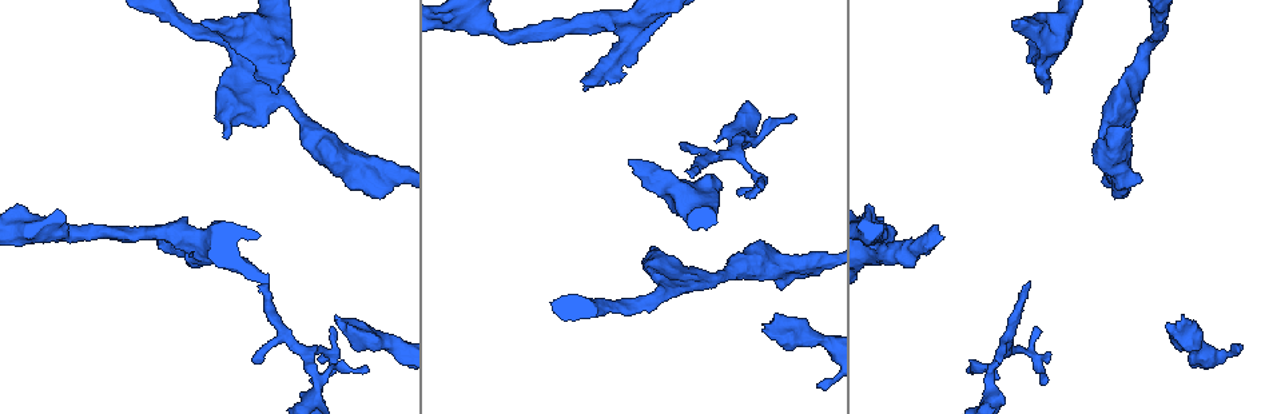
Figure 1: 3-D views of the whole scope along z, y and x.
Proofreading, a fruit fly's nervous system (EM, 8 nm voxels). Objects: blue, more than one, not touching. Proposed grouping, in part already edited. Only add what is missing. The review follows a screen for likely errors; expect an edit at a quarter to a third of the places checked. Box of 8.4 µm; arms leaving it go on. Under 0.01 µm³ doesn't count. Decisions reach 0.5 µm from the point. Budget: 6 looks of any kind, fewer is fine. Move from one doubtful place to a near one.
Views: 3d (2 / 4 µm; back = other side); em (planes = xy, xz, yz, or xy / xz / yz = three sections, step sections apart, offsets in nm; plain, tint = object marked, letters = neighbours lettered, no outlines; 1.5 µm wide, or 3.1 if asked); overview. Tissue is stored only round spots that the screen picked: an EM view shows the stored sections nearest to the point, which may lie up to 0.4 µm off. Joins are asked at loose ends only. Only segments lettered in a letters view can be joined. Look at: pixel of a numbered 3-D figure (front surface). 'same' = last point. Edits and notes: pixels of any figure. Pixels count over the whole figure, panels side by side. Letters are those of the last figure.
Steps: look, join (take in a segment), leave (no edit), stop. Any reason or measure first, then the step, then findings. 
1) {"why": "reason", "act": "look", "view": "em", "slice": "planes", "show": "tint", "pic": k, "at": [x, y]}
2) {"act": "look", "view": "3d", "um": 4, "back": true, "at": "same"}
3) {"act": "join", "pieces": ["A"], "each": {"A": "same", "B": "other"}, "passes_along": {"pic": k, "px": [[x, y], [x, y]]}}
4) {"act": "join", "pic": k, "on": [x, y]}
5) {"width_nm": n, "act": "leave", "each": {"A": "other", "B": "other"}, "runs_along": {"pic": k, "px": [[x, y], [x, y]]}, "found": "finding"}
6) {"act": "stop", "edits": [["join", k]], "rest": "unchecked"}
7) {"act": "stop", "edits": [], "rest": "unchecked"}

{"why": "tapers out", "act": "look", "view": "em", "slice": "planes", "show": "tint", "pic": 1, "at": [1030, 281]}

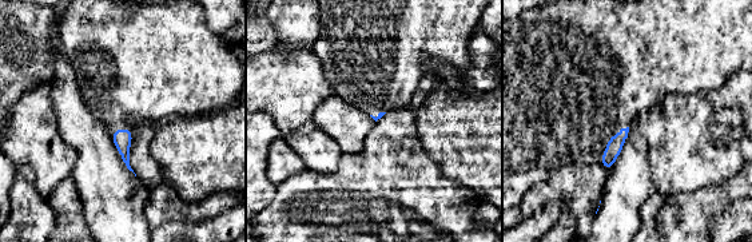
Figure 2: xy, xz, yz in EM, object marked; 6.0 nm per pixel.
{"act": "look", "view": "em", "slice": "planes", "show": "letters", "at": "same"}

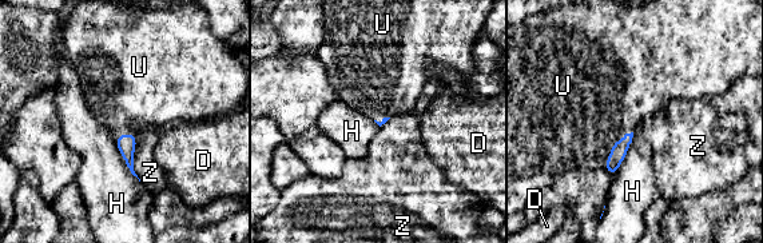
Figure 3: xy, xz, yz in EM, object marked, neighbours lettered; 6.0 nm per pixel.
{"act": "join", "pieces": ["U"], "each": {"D": "other", "H": "other", "U": "same", "Z": "other"}, "passes_along": {"pic": 3, "px": [[619, 150], [612, 146], [580, 119]]}, "found": "the cell continues"}

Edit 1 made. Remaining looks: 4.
{"why": "an open end", "act": "look", "view": "3d", "um": 4, "pic": 1, "at": [1241, 349]}

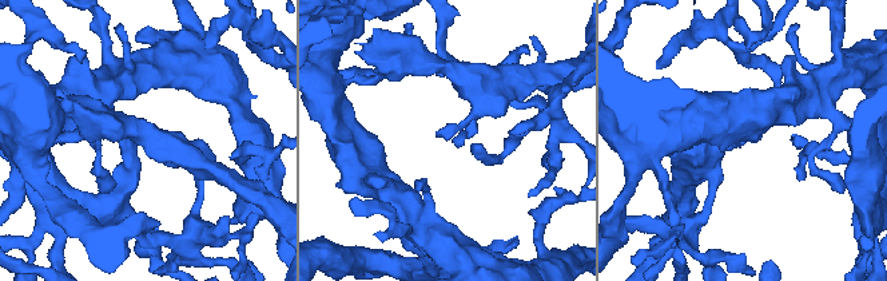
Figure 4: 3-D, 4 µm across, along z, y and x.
{"why": "now the EM", "act": "look", "view": "em", "slice": "xy", "step": 8, "show": "tint", "pic": 4, "at": [746, 142]}

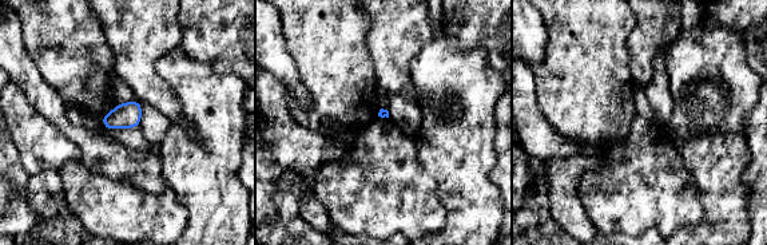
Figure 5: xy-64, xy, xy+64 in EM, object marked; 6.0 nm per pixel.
{"act": "look", "view": "em", "slice": "planes", "show": "letters", "at": "same"}

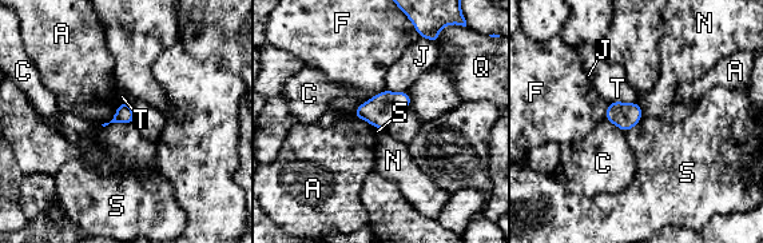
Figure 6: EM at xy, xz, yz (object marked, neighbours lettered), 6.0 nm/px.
{"act": "leave", "each": {"A": "other", "C": "other", "F": "other", "J": "other", "N": "other", "Q": "other", "S": "other", "T": "other"}, "border": {"pic": 6, "px": [[134, 123], [108, 123], [103, 127]]}, "found": "none of them fits"}

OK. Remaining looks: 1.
{"act": "stop", "edits": [["join", 3]], "rest": "unchecked"}

